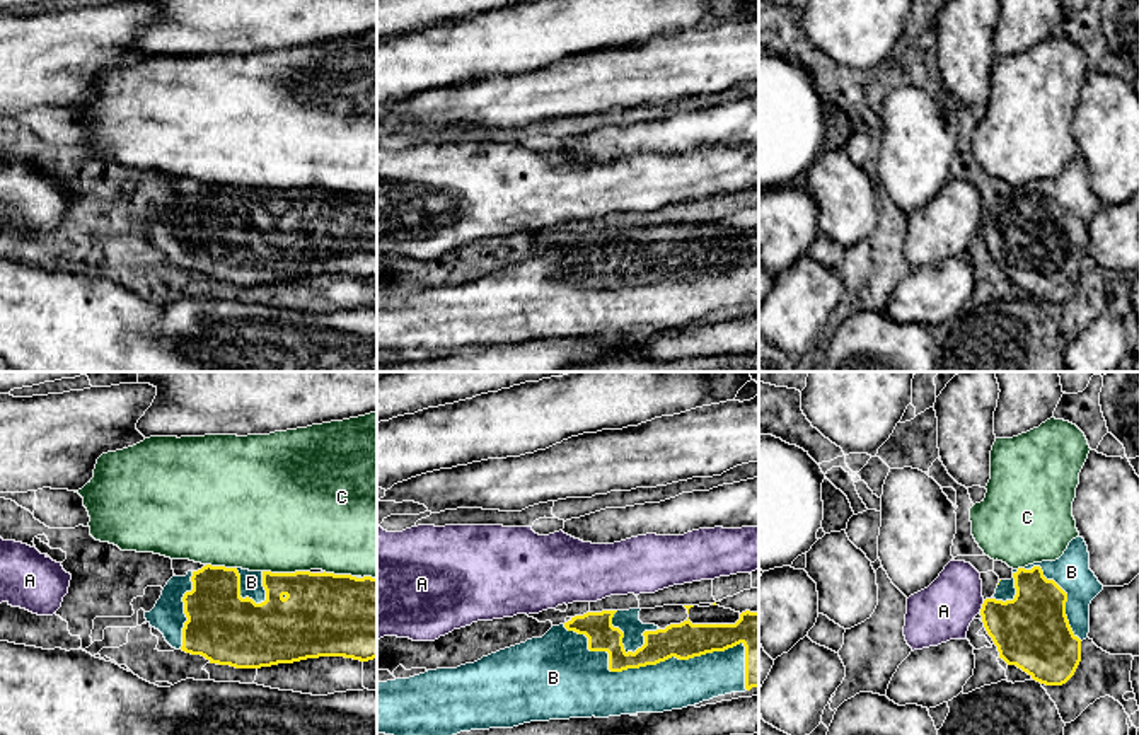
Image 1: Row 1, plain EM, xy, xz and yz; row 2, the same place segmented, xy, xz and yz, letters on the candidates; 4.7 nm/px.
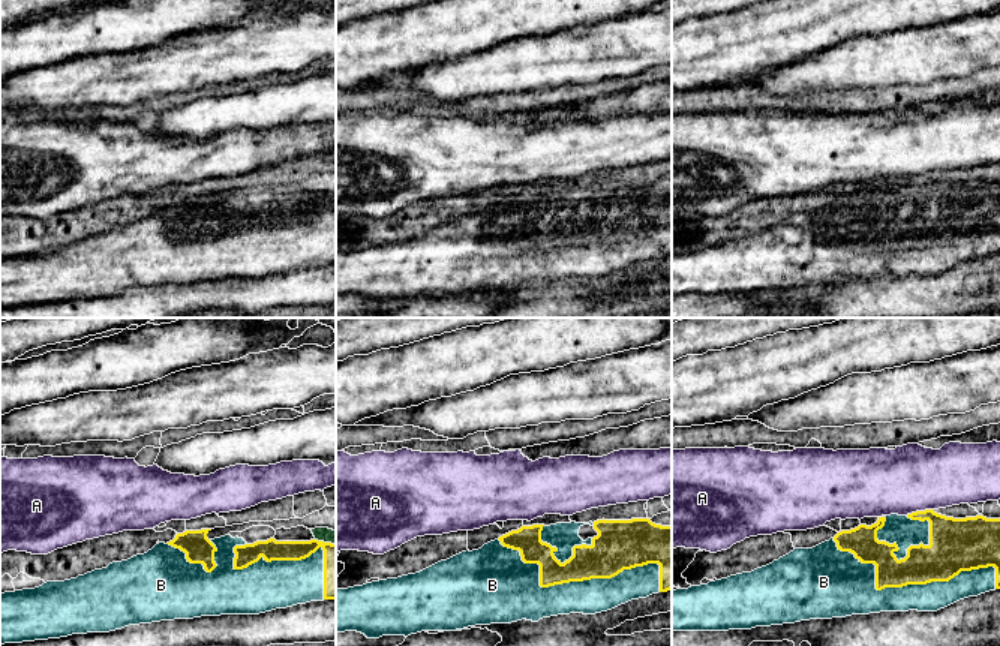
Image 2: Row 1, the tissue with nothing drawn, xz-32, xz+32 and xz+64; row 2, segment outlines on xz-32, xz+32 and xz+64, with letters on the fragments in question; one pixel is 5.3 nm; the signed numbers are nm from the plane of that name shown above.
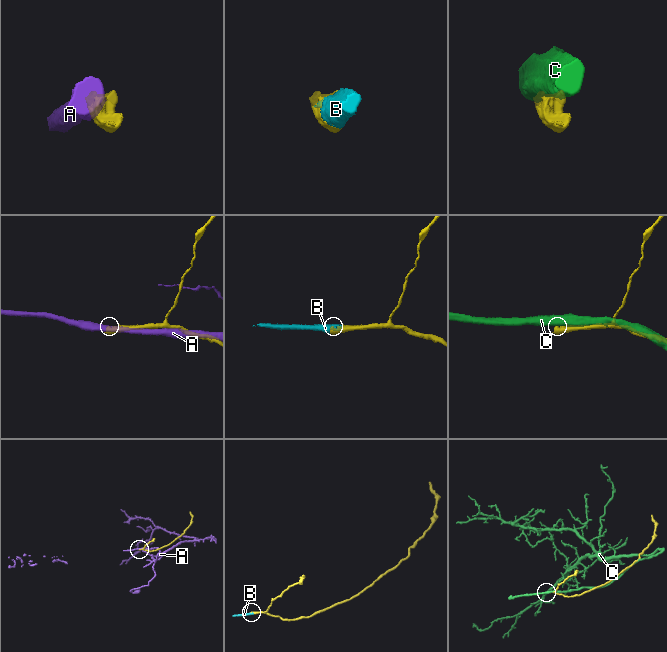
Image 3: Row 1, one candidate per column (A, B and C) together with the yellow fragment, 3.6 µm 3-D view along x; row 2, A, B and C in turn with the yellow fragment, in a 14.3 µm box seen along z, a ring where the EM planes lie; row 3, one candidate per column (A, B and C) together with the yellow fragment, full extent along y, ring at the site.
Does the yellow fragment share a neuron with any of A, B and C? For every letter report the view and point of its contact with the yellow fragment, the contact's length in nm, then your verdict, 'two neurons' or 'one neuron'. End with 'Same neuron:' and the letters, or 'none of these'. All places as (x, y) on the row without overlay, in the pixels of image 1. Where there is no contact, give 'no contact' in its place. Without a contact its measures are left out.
A: meets yellow in yz at (982, 224); contact 60 nm long; two neurons
B: meets yellow in xz at (664, 278); contact 900 nm long; one neuron
C: meets yellow in xy at (287, 191); contact 220 nm long; two neurons
Same neuron: B

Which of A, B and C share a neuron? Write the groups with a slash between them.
A / B / C

